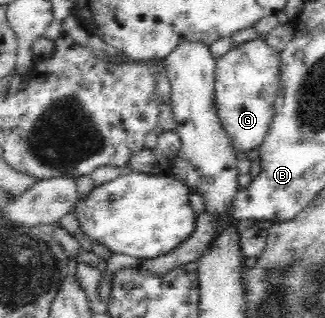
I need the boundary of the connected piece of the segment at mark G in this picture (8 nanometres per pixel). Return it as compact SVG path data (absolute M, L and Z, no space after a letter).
M253 39L228 48L223 56L217 58L214 72L214 103L219 118L233 151L237 153L259 148L271 126L275 101L280 89L280 53L273 50L264 39Z

